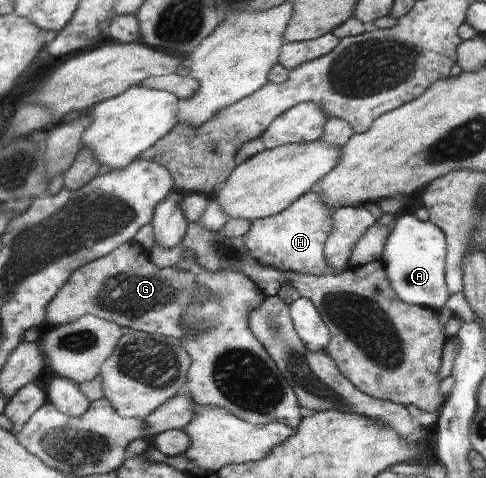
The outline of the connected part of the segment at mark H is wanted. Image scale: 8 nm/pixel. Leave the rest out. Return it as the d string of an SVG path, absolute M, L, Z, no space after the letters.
M310 191L283 212L252 221L248 233L242 237L244 245L261 264L313 276L331 273L324 246L333 230L333 211L316 192Z

